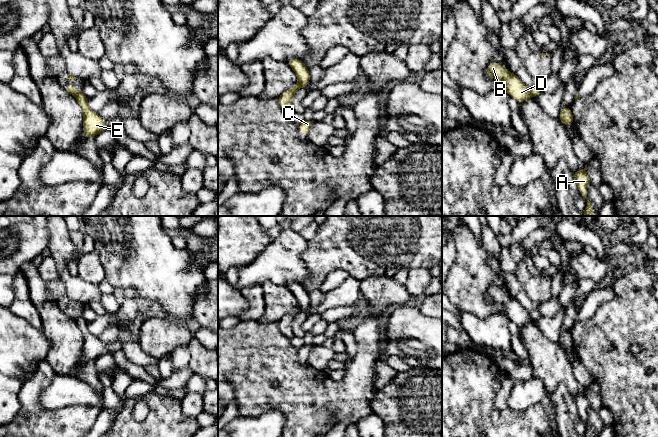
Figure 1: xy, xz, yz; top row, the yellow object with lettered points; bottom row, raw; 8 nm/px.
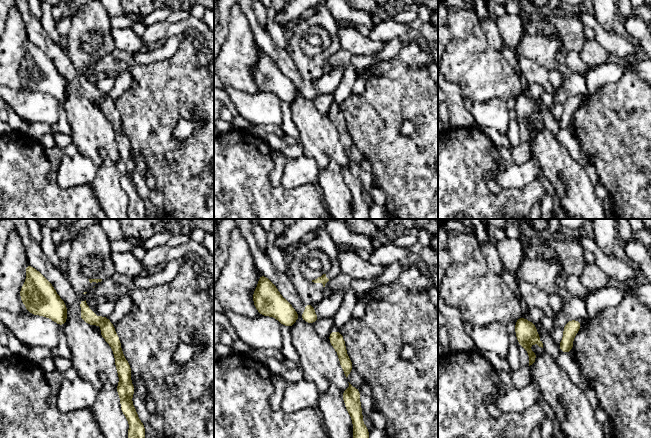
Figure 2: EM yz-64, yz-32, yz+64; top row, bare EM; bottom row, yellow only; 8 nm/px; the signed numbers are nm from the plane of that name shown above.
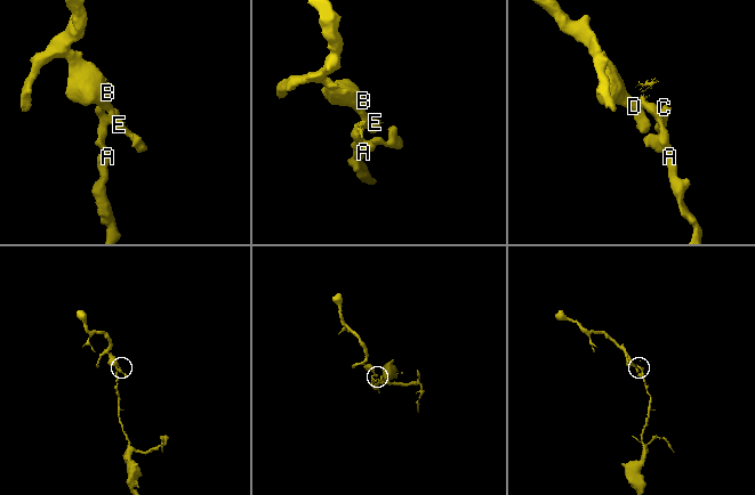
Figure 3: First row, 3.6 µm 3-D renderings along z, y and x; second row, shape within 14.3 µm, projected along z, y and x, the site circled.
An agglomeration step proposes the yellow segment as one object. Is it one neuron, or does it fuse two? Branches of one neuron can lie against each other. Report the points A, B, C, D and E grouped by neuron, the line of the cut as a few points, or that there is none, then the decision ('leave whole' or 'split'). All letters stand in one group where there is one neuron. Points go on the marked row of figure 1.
A C / B D E; cut in yz along (529, 90), (533, 96); split

